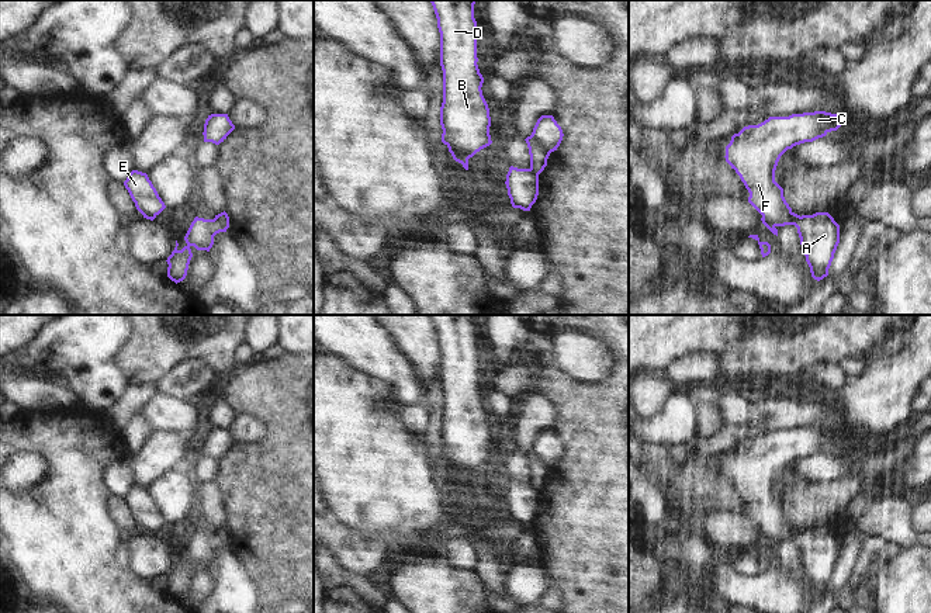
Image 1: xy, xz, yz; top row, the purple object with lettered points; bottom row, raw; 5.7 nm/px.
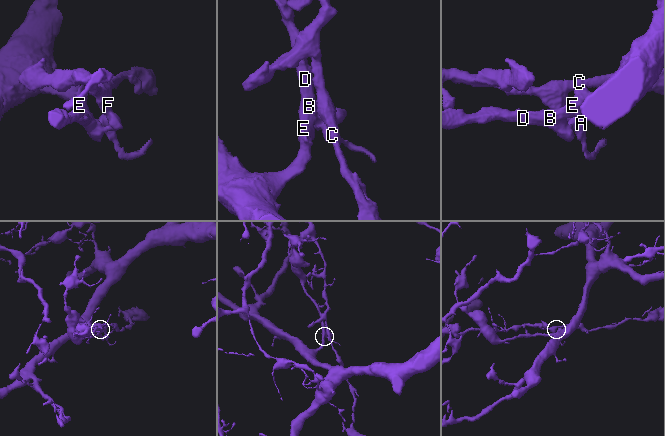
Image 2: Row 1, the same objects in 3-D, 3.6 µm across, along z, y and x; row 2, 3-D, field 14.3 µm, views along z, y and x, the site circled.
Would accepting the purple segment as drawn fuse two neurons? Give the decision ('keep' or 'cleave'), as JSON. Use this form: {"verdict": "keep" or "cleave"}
{"verdict": "cleave"}

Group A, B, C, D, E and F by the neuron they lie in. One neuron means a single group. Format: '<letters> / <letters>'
A B D E / C F

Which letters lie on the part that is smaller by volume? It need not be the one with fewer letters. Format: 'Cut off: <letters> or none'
Cut off: C, F

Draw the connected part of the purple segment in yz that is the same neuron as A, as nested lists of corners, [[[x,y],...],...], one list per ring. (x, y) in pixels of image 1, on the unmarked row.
[[[816,527],[802,530],[796,543],[811,592],[820,596],[828,591],[840,558],[840,540],[828,527]]]

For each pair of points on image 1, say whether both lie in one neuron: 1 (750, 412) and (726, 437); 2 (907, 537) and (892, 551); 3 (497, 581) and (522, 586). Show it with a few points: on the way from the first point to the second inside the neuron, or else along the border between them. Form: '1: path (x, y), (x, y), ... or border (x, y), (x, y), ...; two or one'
1: border (724, 425), (758, 422), (769, 430); two
2: border (888, 540), (896, 541), (904, 549); two
3: border (508, 567), (505, 588), (512, 598); two

